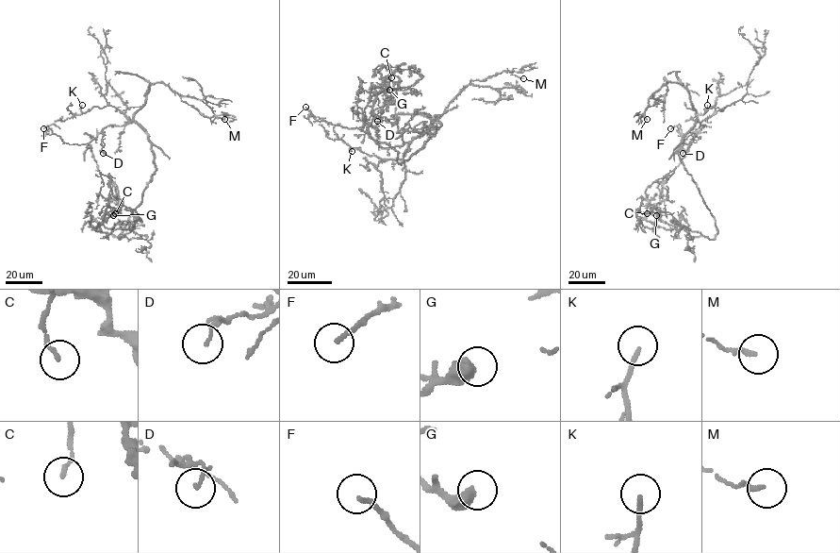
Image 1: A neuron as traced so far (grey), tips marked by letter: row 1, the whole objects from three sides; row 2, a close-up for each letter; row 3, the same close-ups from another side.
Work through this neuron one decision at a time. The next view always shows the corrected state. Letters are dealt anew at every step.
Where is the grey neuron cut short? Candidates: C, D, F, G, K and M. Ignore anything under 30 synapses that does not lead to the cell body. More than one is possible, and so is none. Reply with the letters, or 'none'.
none

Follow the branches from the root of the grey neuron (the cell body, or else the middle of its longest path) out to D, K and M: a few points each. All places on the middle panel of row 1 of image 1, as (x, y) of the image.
D: (435, 132), (441, 125), (436, 115), (420, 135), (401, 146), (383, 148), (375, 141), (377, 121)
K: (435, 132), (441, 125), (436, 115), (399, 159), (381, 159), (356, 148), (352, 151)
M: (435, 132), (441, 125), (436, 115), (414, 139), (430, 128), (471, 80), (505, 71), (523, 78)

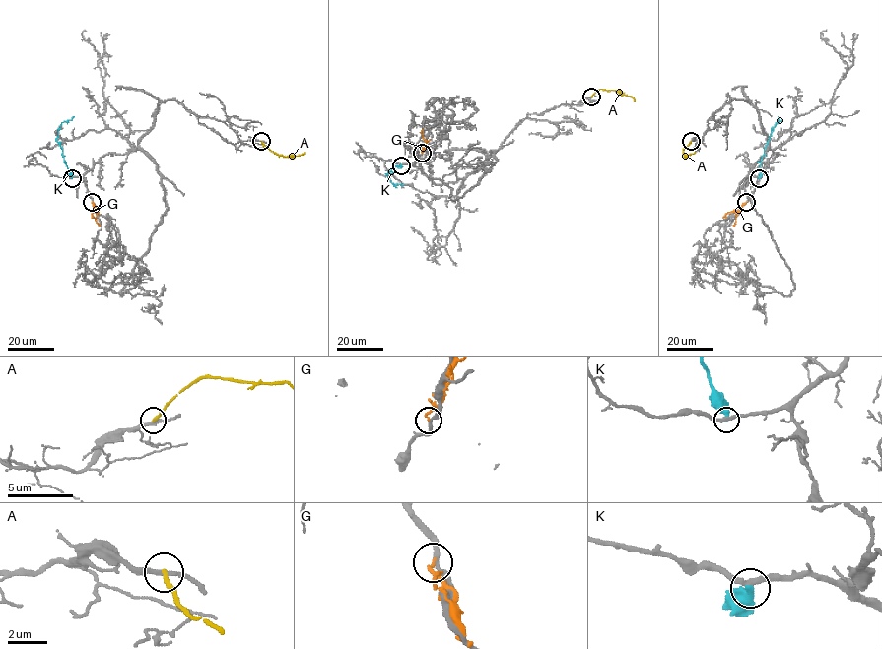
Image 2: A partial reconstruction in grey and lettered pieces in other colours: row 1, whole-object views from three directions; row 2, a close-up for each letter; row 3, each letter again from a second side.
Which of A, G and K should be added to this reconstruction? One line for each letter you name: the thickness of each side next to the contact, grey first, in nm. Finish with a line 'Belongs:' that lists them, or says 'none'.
Belongs: none

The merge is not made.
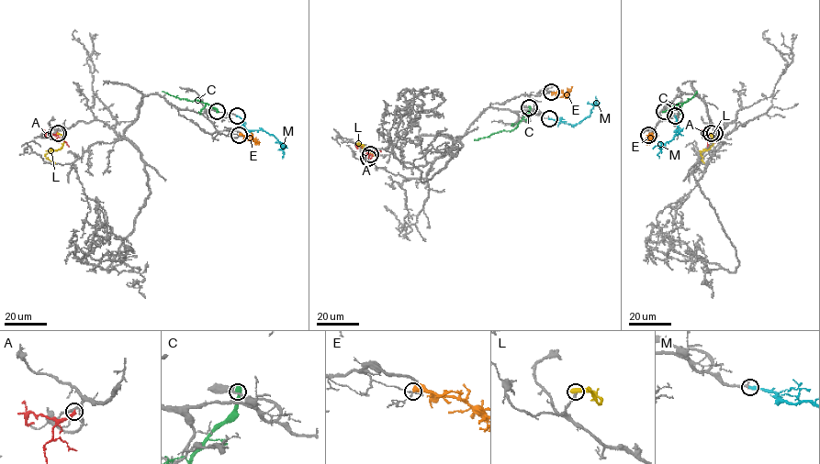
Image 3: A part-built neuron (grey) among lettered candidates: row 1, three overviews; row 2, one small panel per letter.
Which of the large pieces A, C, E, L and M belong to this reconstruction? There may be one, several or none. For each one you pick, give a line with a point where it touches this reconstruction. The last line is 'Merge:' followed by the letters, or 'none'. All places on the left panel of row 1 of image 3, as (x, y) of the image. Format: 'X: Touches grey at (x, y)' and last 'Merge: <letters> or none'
M: Touches grey at (237, 116)
Merge: M

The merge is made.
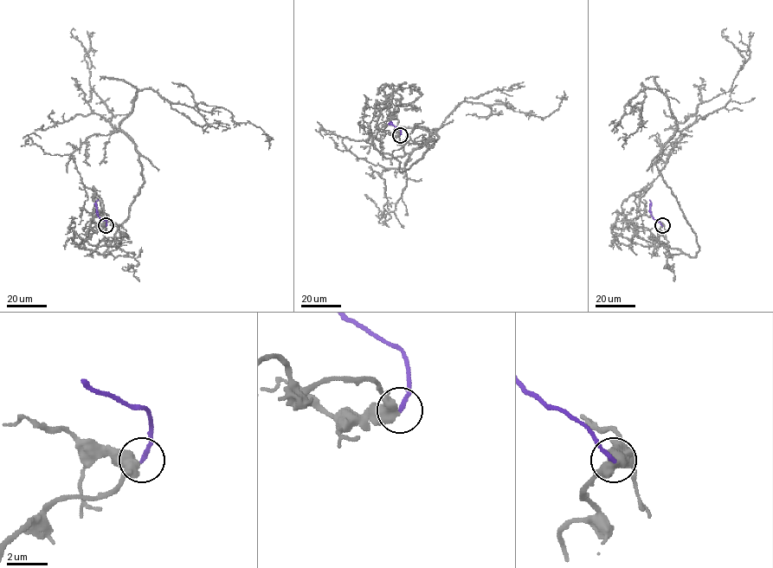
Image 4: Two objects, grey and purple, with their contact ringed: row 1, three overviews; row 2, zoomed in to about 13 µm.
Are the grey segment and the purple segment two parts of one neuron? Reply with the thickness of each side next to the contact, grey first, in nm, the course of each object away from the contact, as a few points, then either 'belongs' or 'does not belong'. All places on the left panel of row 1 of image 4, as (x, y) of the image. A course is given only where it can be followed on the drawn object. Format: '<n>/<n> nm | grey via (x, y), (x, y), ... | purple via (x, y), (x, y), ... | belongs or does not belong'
500/200 nm | grey via (106, 226), (79, 247), (105, 257), (144, 182), (119, 127), (137, 92), (222, 107), (260, 127), (268, 149) | purple via (106, 225), (106, 221), (98, 215), (98, 200) | belongs

